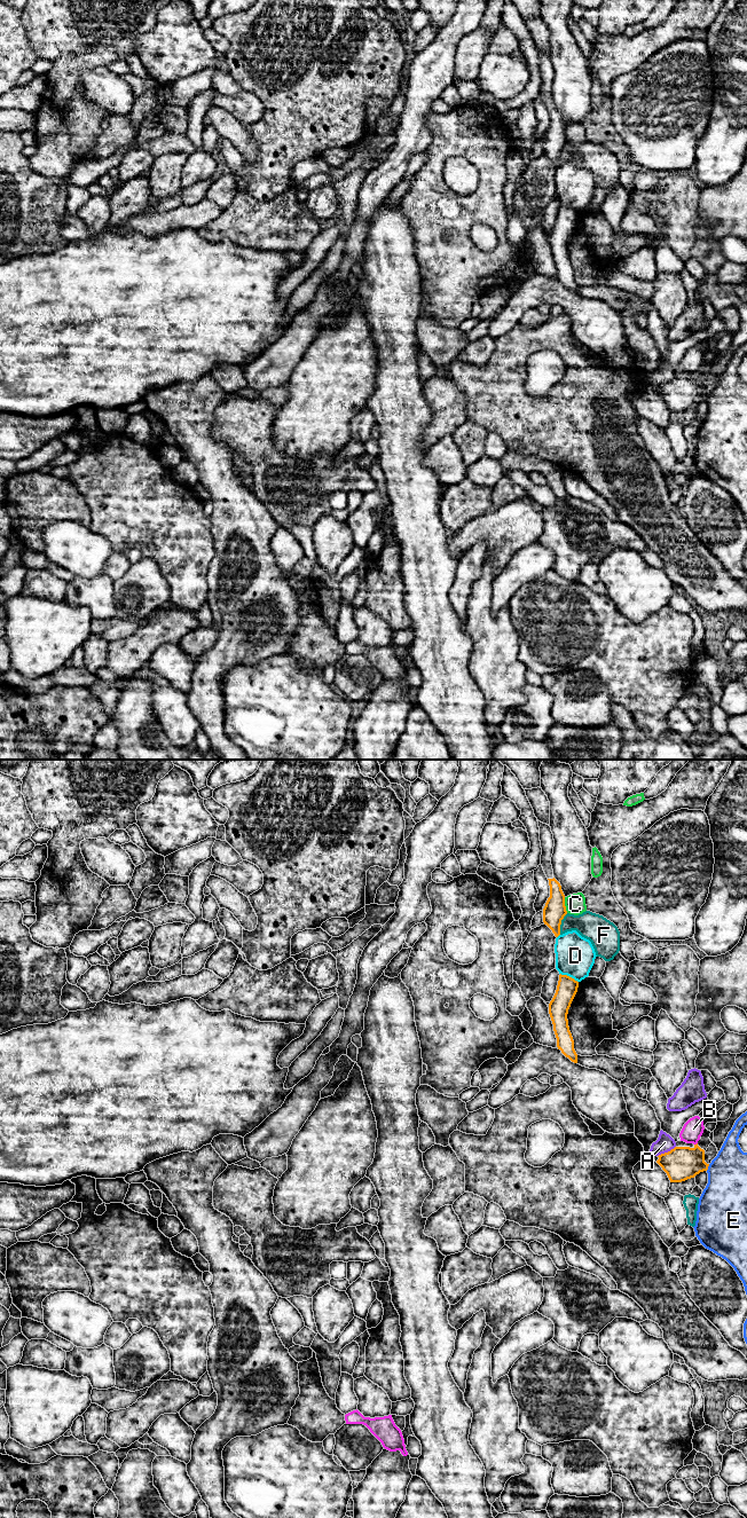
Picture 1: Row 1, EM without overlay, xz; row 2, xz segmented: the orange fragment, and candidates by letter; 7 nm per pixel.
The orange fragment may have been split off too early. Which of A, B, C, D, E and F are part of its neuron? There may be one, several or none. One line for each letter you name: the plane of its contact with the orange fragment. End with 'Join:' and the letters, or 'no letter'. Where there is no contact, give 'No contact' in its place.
Join: no letter

